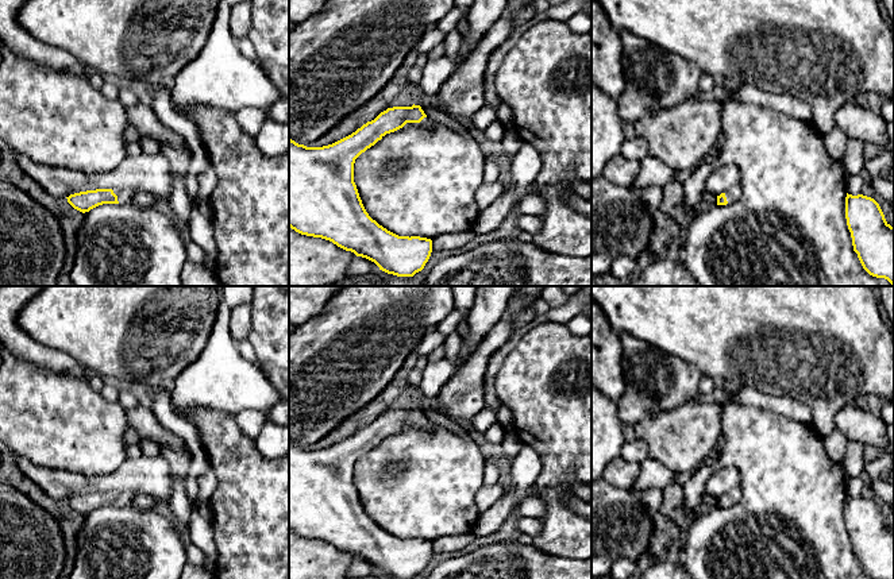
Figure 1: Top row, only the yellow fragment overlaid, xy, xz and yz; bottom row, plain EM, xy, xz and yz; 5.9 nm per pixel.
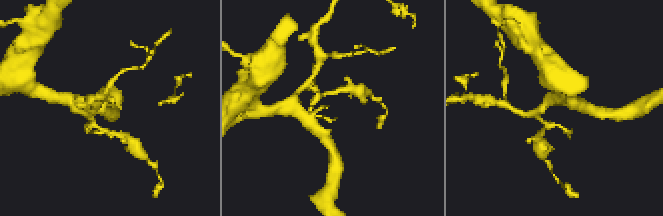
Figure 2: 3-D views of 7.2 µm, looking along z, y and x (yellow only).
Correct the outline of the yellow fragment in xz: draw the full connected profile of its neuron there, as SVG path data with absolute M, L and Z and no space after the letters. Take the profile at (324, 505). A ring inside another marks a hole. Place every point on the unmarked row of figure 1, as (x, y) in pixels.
M413 406L412 409L388 410L351 437L328 448L307 449L289 440L289 529L301 537L330 543L338 549L354 555L357 559L374 564L379 572L388 576L413 579L421 574L431 559L432 543L420 539L398 539L379 528L366 514L354 485L355 462L386 436L402 431L406 425L420 425L427 431L432 431L436 426L424 416L420 408Z

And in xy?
M96 491L70 497L68 505L85 516L103 506L130 507L138 495L127 491Z

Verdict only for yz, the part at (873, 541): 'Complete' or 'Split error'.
Complete

